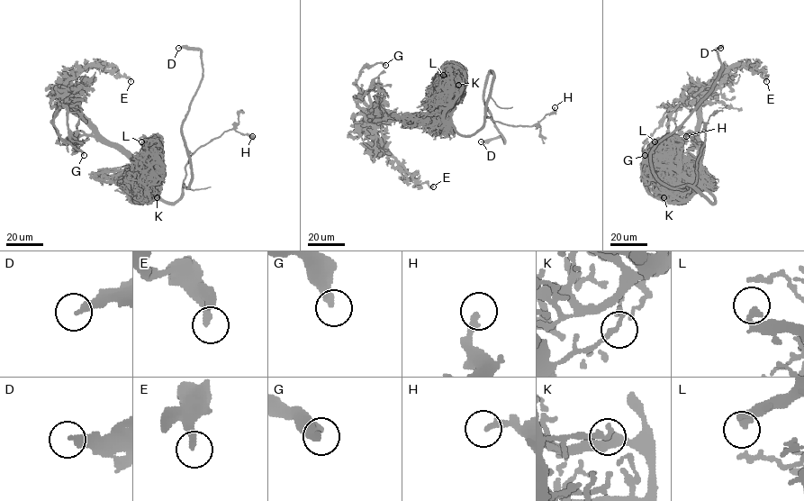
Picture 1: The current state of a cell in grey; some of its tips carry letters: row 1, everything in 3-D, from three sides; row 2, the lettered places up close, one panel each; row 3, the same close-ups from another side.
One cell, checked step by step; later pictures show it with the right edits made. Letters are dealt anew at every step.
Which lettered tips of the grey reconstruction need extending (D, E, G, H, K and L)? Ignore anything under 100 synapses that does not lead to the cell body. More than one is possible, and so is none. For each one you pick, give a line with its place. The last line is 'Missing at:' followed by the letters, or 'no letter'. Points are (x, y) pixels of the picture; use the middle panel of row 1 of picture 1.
D: place (481, 141)
Missing at: D

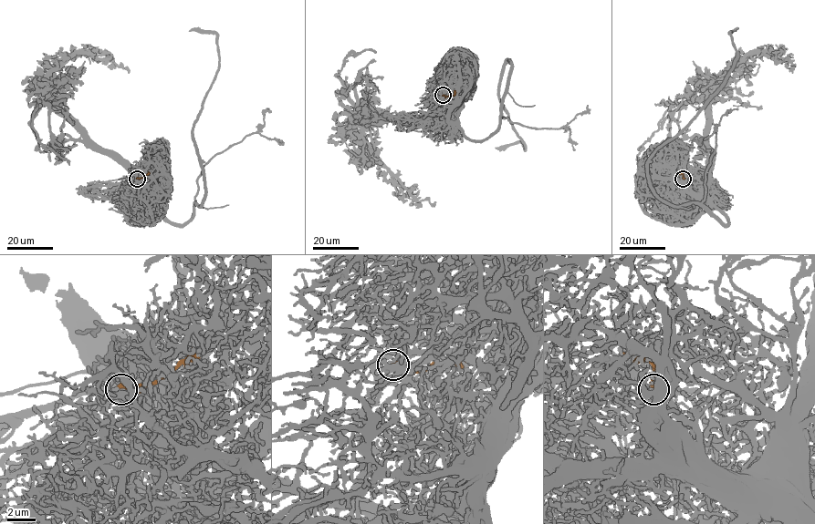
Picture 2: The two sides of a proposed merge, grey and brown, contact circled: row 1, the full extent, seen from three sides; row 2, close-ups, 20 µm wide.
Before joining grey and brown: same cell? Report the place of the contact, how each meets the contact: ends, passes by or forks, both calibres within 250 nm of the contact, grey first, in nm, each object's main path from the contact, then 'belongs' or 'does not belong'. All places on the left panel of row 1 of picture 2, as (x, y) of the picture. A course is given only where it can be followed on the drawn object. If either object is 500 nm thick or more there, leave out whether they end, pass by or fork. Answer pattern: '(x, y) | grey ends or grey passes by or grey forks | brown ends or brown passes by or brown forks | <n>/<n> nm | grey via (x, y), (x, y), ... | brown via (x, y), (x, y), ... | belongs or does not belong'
(137, 179) | grey forks | brown ends | 160/400 nm | grey via (136, 179), (168, 220), (186, 224), (202, 202), (193, 125), (219, 51), (214, 32), (189, 31) | brown via (136, 179), (149, 173) | does not belong

